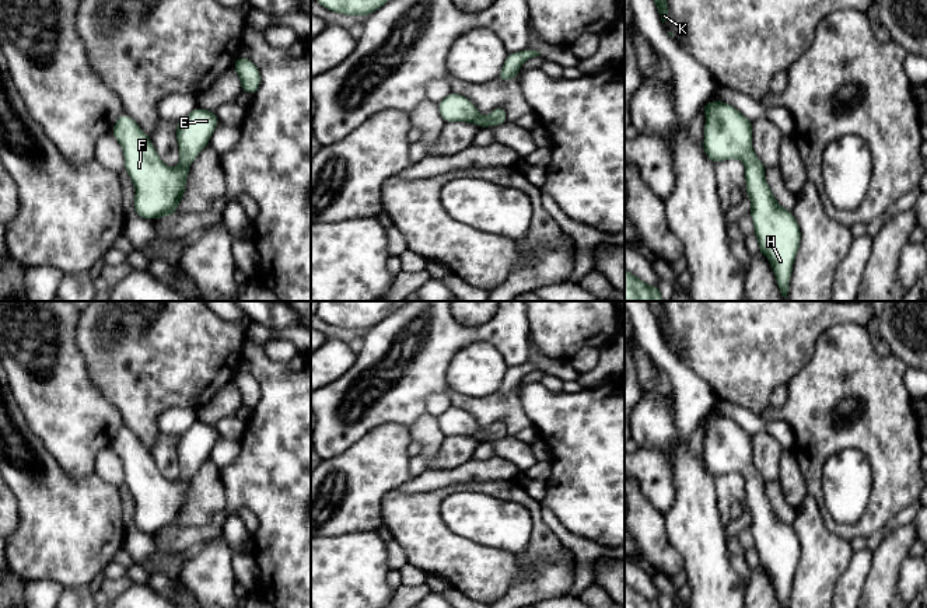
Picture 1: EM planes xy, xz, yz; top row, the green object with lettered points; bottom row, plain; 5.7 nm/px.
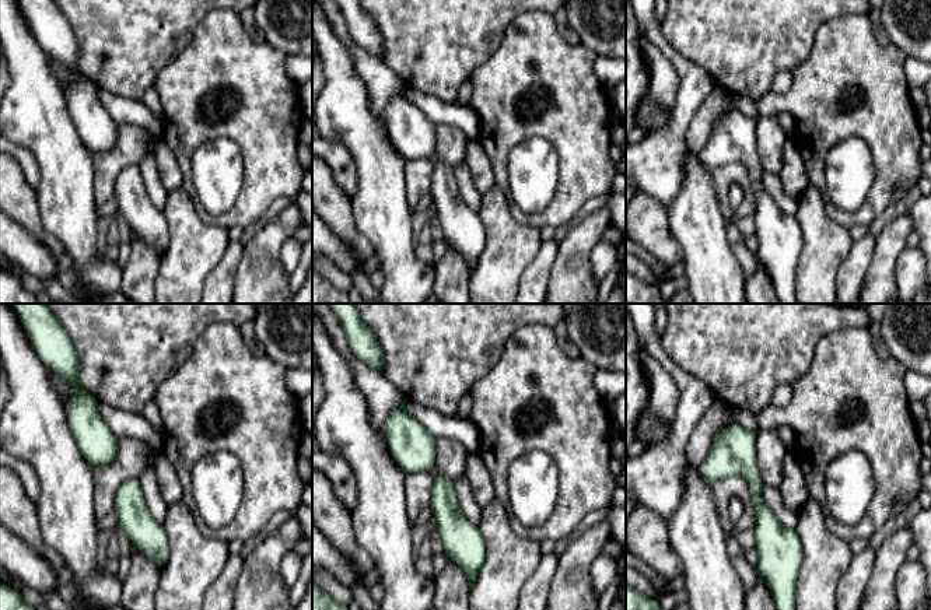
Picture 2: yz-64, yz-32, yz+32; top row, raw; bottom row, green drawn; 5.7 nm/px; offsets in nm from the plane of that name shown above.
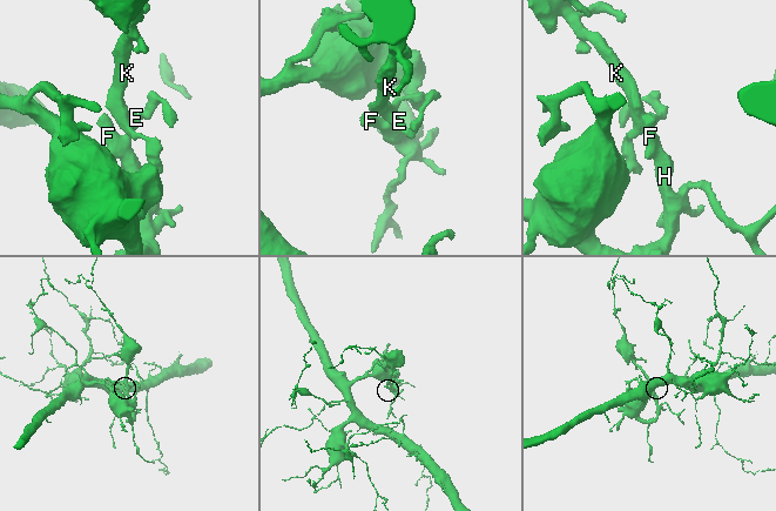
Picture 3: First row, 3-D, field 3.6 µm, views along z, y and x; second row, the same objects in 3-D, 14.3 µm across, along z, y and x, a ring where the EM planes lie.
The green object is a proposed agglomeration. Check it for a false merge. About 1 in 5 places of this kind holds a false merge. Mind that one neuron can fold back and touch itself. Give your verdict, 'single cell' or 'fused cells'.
single cell

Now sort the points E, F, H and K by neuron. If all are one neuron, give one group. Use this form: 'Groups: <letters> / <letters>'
Groups: E F H K

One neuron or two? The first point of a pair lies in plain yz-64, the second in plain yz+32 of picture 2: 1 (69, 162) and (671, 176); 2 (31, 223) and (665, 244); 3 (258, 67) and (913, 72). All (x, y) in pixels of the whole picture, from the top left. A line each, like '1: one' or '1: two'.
1: two
2: one
3: two

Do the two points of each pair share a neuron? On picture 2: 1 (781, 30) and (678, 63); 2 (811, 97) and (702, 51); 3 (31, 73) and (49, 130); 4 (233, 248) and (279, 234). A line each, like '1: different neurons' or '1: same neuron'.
1: different neurons
2: different neurons
3: same neuron
4: different neurons

